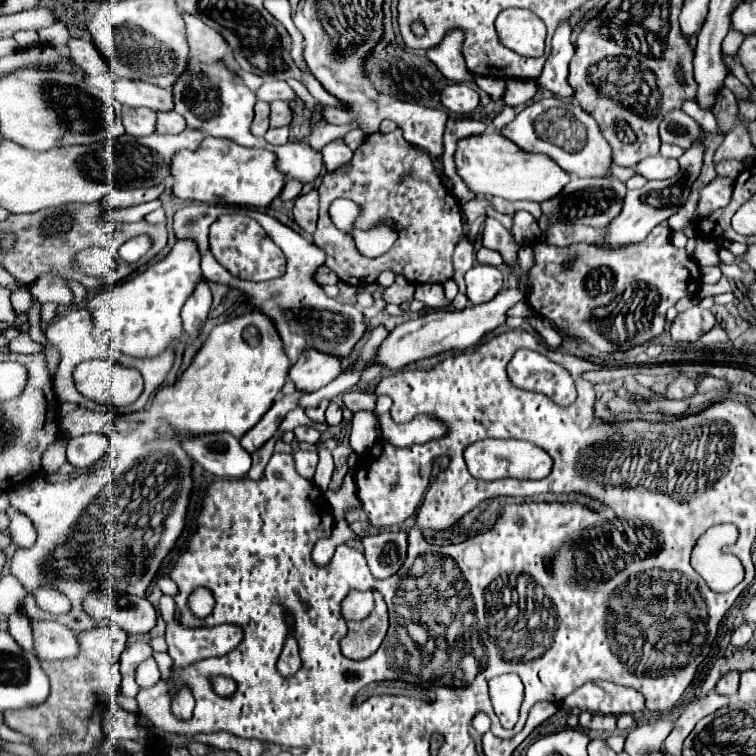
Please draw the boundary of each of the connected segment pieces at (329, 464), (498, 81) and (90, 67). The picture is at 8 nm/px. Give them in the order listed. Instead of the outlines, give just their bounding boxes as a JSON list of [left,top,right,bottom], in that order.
[[313,448,333,492],[475,76,505,100],[67,38,109,76]]

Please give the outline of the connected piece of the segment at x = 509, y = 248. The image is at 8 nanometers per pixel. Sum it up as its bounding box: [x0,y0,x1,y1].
[483,216,517,272]

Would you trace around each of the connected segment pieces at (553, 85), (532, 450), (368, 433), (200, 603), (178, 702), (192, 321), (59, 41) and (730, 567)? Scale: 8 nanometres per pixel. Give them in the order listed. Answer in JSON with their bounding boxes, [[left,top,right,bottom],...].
[[537,24,575,98],[465,440,551,480],[351,410,381,450],[189,588,215,618],[171,686,195,720],[183,278,211,340],[39,22,69,48],[691,524,745,592]]

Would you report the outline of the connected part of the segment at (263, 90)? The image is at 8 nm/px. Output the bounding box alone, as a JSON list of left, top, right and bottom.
[257,80,295,102]

